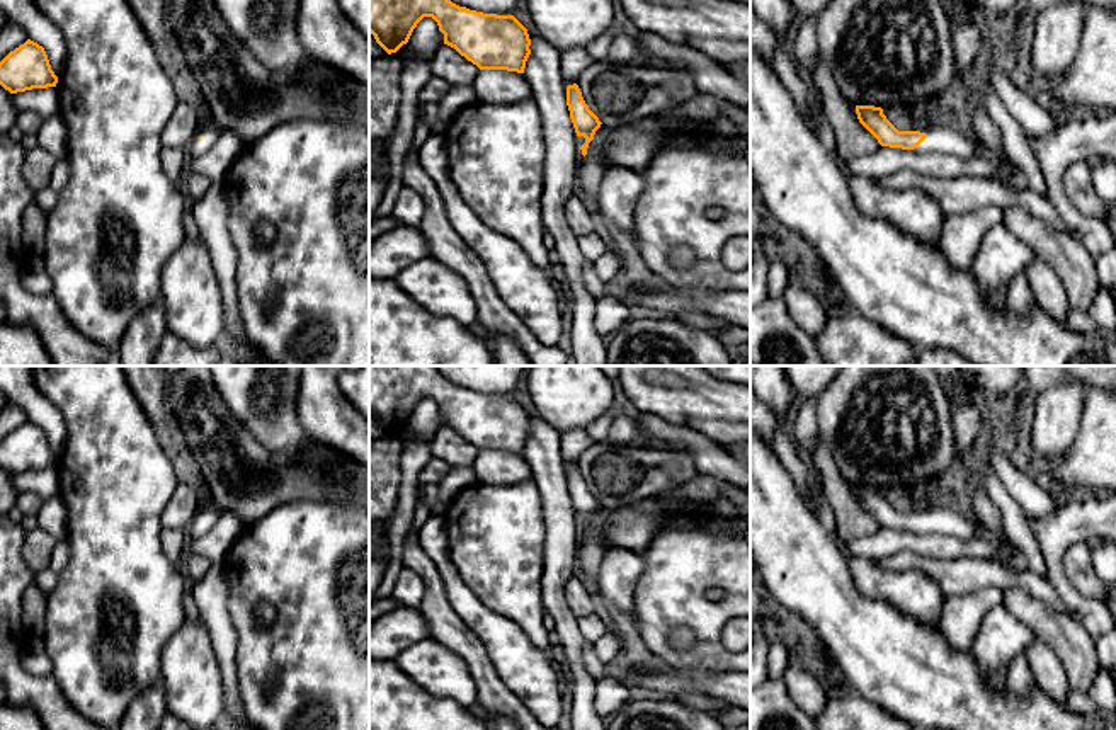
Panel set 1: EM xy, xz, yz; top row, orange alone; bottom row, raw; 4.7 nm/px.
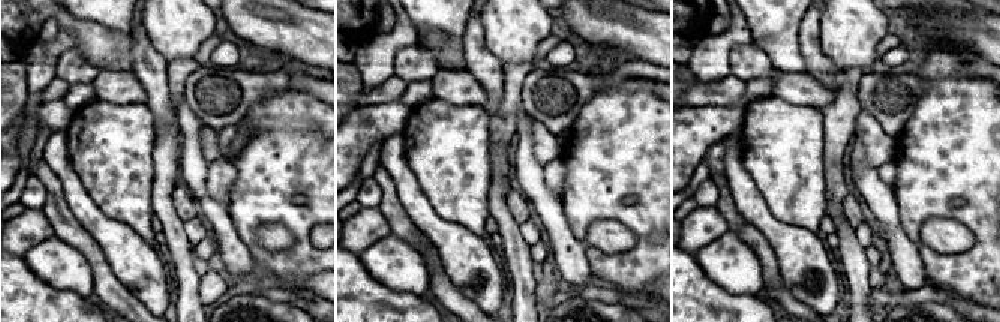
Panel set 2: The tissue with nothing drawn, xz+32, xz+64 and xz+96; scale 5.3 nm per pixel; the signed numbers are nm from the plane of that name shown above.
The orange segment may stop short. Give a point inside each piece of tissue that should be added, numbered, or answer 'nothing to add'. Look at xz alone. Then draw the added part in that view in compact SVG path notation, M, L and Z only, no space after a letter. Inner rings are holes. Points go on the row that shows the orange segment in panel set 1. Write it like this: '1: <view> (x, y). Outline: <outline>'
1: xz (591, 171). Outline: M594 140L589 143L587 155L582 155L578 160L577 170L577 189L578 194L589 202L592 211L597 214L597 196L601 180L606 172L604 162L599 158ZM599 218L599 228L602 235L607 238L609 247L619 255L621 260L621 274L626 277L628 289L635 293L652 291L652 271L643 262L641 254L636 247L636 242L628 237L624 231L616 228L611 221Z

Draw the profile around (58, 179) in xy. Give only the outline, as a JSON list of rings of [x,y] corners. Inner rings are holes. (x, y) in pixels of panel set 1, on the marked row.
[[[66,158],[56,160],[56,165],[53,168],[49,187],[54,192],[60,192],[68,182],[68,162]]]

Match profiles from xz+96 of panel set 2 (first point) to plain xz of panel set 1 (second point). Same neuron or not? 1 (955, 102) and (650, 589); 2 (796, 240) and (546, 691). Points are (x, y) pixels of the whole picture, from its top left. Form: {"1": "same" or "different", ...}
{"1": "same", "2": "same"}

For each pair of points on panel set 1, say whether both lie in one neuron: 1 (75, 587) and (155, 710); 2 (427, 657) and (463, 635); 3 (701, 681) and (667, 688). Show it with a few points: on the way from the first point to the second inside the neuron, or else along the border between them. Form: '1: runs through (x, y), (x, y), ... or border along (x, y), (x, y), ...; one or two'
1: border along (160, 679), (148, 686), (125, 712); two
2: border along (431, 635), (451, 649), (466, 664), (472, 676); two
3: runs through (693, 683), (676, 683); one

